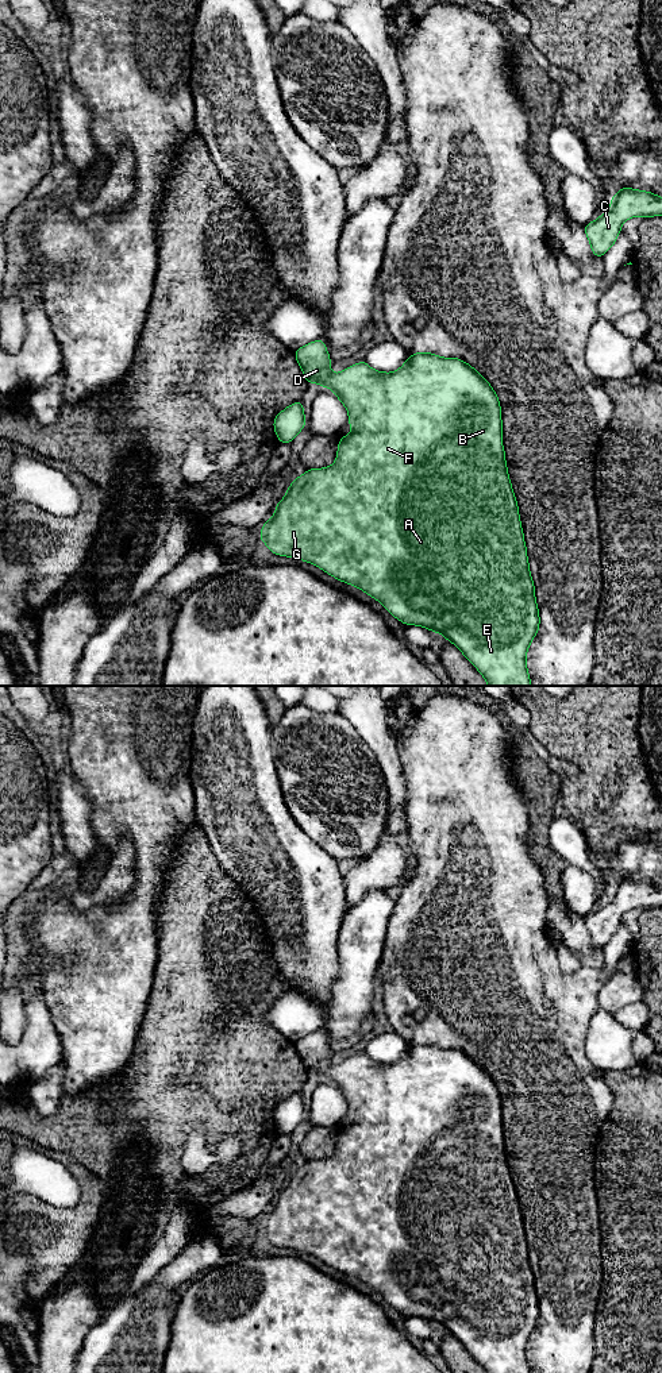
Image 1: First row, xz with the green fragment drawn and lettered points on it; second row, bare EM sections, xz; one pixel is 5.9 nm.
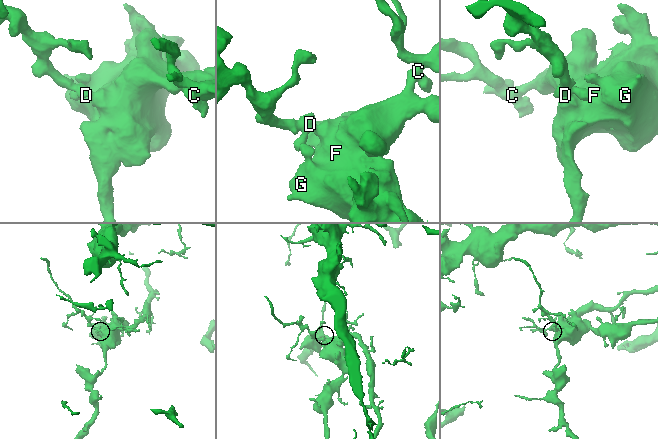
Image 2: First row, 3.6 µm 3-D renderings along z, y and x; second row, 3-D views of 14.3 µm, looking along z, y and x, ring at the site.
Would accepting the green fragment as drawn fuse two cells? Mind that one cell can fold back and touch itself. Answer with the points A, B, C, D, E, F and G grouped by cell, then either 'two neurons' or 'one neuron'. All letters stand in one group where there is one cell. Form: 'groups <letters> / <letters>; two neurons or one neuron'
groups A B C D E F G; one neuron

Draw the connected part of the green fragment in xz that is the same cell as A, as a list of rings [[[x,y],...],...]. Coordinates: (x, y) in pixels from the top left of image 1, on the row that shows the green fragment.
[[[323,339],[311,342],[295,351],[296,360],[308,383],[330,387],[349,413],[347,424],[354,429],[340,437],[336,460],[324,468],[311,468],[299,475],[276,505],[276,513],[263,524],[259,540],[278,556],[312,563],[328,575],[355,586],[377,599],[394,618],[405,625],[416,625],[442,633],[478,670],[488,686],[531,686],[526,659],[527,651],[539,630],[540,617],[535,599],[535,585],[530,574],[527,547],[519,517],[519,506],[508,475],[503,448],[501,408],[490,383],[470,365],[458,358],[442,358],[432,352],[416,352],[393,373],[373,370],[365,360],[334,374]]]

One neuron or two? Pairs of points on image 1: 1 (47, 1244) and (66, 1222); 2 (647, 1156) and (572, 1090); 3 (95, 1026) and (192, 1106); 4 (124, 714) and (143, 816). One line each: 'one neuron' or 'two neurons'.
1: one neuron
2: two neurons
3: two neurons
4: one neuron

